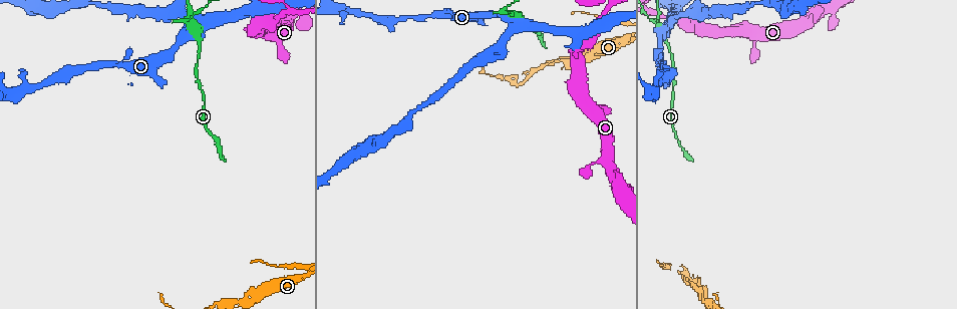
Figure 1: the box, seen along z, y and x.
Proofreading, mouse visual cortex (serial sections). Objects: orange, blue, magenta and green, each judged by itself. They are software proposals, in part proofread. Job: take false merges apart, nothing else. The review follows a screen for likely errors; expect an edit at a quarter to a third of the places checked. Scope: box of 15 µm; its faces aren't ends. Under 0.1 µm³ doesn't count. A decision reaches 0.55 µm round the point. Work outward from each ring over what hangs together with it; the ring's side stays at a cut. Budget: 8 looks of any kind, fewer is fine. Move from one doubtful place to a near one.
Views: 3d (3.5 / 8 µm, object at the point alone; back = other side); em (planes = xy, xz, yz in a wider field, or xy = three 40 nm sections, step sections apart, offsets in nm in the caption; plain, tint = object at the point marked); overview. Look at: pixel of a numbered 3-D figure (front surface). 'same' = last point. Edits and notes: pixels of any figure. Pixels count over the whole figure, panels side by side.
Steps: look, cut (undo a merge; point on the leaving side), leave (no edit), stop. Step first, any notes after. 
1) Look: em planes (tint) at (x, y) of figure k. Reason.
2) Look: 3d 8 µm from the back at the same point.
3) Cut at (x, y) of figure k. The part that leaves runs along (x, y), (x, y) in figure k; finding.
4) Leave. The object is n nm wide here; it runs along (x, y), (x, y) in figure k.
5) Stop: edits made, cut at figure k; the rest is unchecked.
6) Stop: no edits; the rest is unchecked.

Look: 3d 3.5 µm from the back at (252, 300) of figure 1. Arms run side by side.

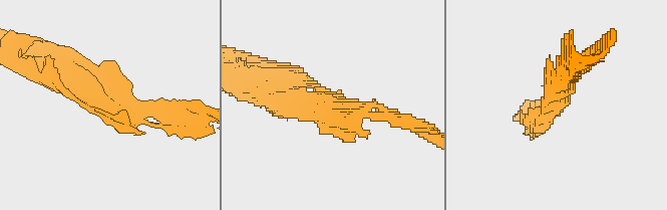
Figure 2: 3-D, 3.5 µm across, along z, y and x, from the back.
Look: em planes (plain) at (331, 102) of figure 2. 3 arms meet here; the arms are 100, 150, 200 nm wide; shape alone is not enough.

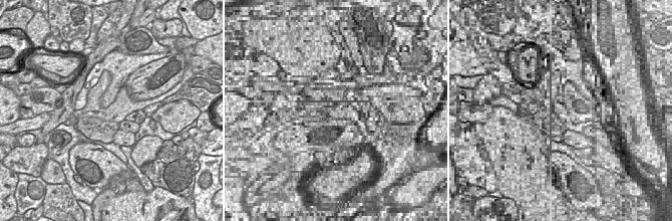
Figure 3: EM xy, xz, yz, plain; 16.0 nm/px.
Look: em planes (tint) at the same point.

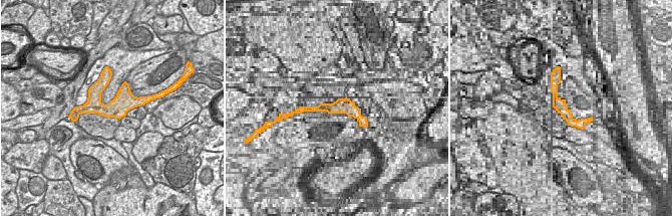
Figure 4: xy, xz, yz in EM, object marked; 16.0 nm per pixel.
Leave. The object is 320 nm wide here; it runs along (64, 64), (77, 92), (170, 108) in figure 2; one cell here.

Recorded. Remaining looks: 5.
Look: 3d 3.5 µm at (258, 22) of figure 1. A fork.

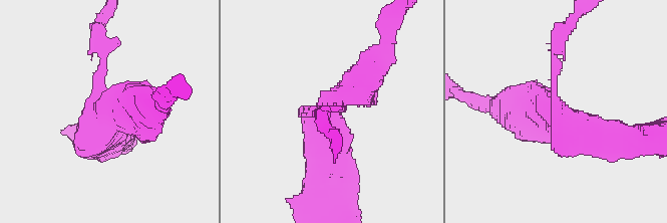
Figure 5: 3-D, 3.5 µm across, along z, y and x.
Look: em xy step 5 (tint) at (556, 115) of figure 5. 3 arms meet here; the arms are 150, 500, 600 nm wide.

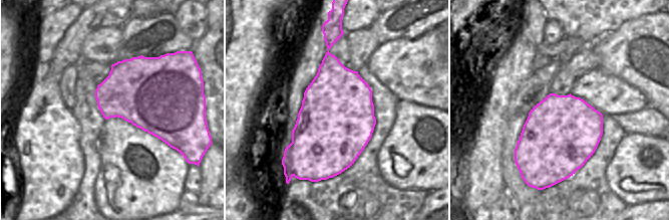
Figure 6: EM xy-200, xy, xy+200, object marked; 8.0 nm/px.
Cut at (372, 101) of figure 5. The part that leaves runs along (332, 103), (381, 60), (390, 29) in figure 5; a second cell is stuck on.

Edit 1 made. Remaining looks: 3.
Look: 3d 3.5 µm at (189, 24) of figure 1. Three arms meet.

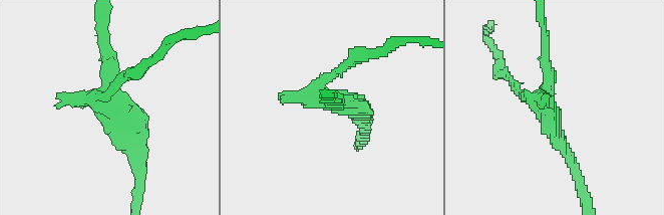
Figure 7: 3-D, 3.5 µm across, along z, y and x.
Look: em xy step 2 (tint) at (547, 103) of figure 7. Shape alone is not enough.

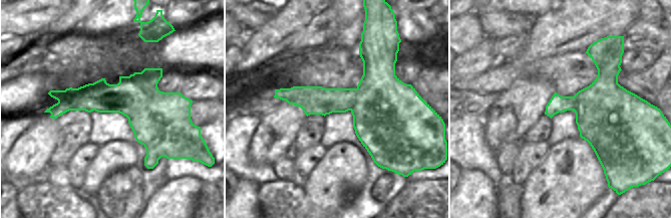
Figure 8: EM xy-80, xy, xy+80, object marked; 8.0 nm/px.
Cut at (286, 98) of figure 7. A border runs along (160, 91), (128, 119) in figure 8; two cells meet here.

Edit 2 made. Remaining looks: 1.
Stop: edits made, cut at figure 5, cut at figure 7; the rest is unchecked.

